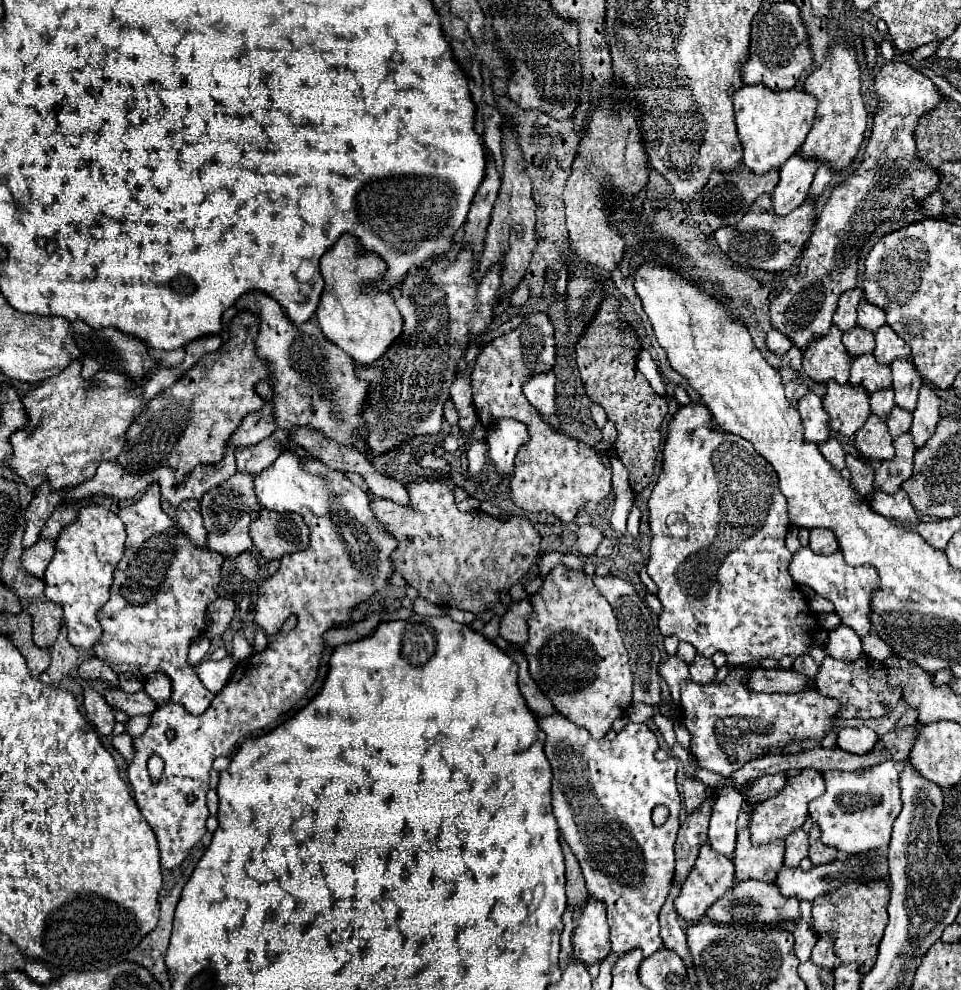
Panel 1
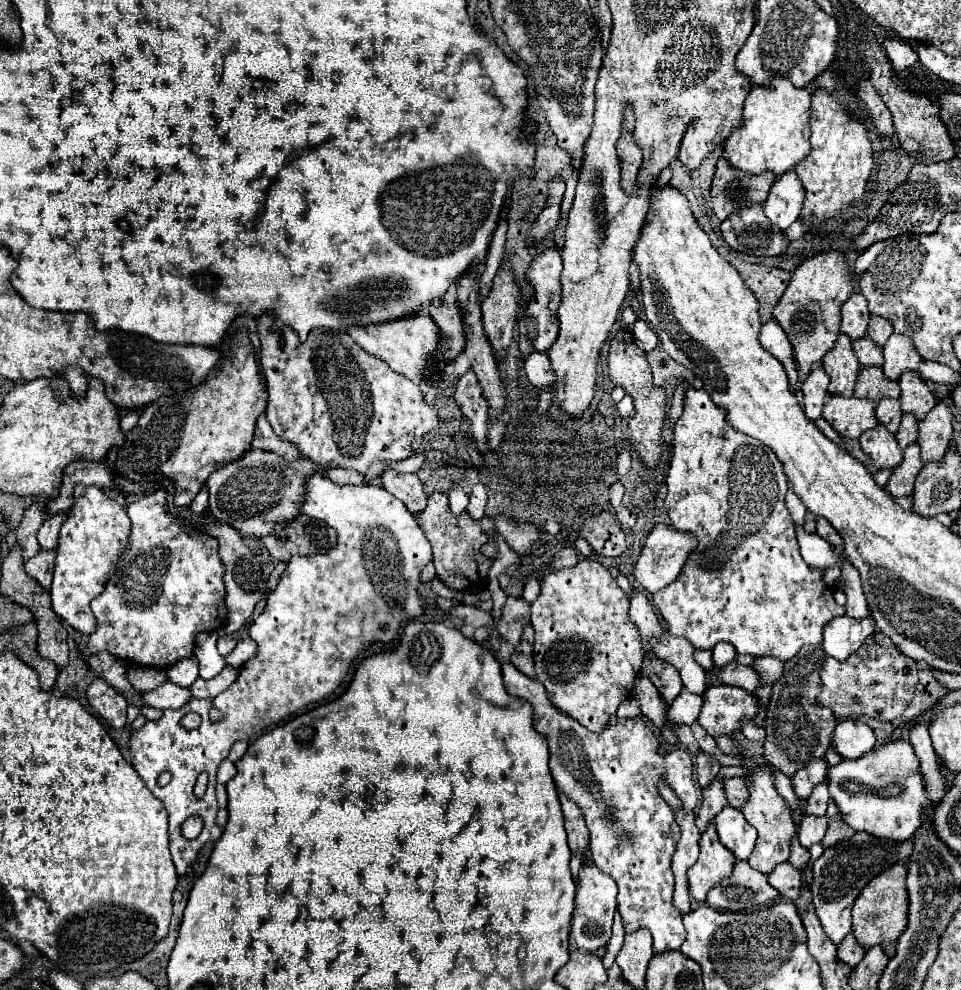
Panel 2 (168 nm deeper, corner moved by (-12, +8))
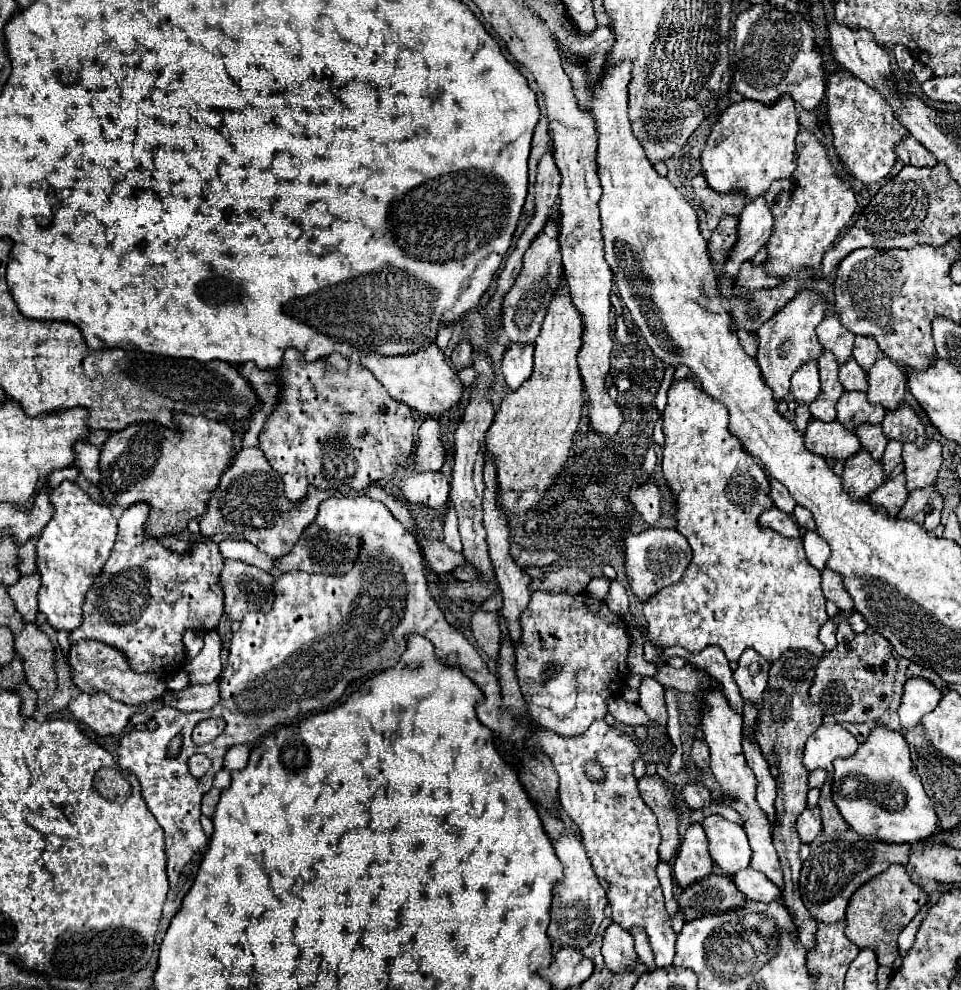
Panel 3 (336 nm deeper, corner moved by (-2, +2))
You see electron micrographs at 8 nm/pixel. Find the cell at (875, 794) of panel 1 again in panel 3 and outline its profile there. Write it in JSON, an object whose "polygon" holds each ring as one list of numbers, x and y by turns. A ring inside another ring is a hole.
{"polygon":[[875,725,855,755,837,759,833,765,833,801,849,827,859,835,889,843,921,843,937,831,939,819,933,811,933,803,923,791,901,731]]}

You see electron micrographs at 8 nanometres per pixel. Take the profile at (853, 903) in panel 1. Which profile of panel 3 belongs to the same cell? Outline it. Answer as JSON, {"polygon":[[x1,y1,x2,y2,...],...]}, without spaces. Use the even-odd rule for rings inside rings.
{"polygon":[[889,865,887,871,875,875,867,883,863,883,853,895,847,907,847,927,845,935,859,947,859,949,873,949,877,955,879,965,893,967,893,961,899,957,897,935,903,927,907,927,913,917,921,911,923,905,929,903,927,893,911,881,907,875,905,865]]}

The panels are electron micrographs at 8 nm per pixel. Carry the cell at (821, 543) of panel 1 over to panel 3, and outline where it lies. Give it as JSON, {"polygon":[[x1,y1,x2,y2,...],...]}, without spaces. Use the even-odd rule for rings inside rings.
{"polygon":[[795,505,793,517,799,523,799,527,803,527,805,531,815,531,815,521,813,521,813,515,809,513,809,509,805,509,801,505]]}

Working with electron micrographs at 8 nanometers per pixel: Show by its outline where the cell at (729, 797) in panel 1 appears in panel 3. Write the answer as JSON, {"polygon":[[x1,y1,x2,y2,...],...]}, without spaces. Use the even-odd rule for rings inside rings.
{"polygon":[[709,815,703,819,703,829,709,839,709,851,713,863,725,873,733,875,751,863,751,847,745,829,737,823,723,819,721,815]]}

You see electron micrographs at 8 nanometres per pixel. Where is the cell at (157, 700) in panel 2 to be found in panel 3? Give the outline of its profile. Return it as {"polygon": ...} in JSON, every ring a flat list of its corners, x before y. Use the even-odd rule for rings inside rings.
{"polygon":[[219,683,189,685,183,691,167,691,163,705,177,707,181,711,207,711,219,703]]}

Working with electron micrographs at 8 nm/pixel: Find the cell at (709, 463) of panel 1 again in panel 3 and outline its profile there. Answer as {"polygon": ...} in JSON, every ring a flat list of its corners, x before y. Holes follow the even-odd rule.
{"polygon":[[677,379,667,391,663,433,663,473,677,499,677,531,689,541,693,559,677,583,645,601,649,643,657,647,681,645,691,653,701,653,705,647,717,645,729,661,737,661,749,647,767,661,779,659,787,649,805,649,821,657,825,645,817,635,829,619,825,613,827,599,821,591,821,573,805,559,803,539,789,539,757,525,757,517,773,505,769,499,769,481,759,461,745,453,741,443,733,439,725,407,709,399,693,381]]}

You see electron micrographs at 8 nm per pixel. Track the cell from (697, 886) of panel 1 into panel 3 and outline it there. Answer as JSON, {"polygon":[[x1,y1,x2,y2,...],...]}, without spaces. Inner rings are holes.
{"polygon":[[693,823,679,847,679,853,673,863,673,875,679,887,689,887,695,881,701,881,713,871,713,859,709,855,709,841,699,823]]}

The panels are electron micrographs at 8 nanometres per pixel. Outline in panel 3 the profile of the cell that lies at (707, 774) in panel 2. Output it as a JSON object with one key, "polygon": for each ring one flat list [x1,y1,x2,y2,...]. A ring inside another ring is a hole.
{"polygon":[[693,737,693,751,691,751,691,759,695,761,699,771,707,771,709,769,709,747,705,741]]}

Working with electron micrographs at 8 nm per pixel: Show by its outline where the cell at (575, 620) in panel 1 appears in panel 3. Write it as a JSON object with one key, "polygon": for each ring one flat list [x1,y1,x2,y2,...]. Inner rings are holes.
{"polygon":[[535,591,527,609,521,613,521,639,515,645,515,669,523,699,527,701,529,715,535,725,555,731,561,737,583,735,589,725,607,715,605,699,613,693,613,677,627,675,627,651,631,639,627,635,627,625,623,617,615,615,603,601,589,597,587,593,579,595,555,595]]}

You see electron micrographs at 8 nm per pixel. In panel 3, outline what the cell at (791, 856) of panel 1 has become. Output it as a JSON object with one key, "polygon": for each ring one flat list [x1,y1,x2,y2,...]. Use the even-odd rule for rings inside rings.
{"polygon":[[819,807,813,809,805,809,799,819,797,819,797,831,803,843,813,841,819,833,821,833,821,815,819,815]]}

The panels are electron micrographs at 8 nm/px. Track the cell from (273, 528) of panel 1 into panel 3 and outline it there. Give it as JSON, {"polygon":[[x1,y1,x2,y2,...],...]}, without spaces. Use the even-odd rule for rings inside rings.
{"polygon":[[311,523,299,541,295,543,293,551,285,557,277,559,275,567,279,573,291,573,291,571,305,571,305,573,323,573,323,575,341,575,347,573,349,567,357,561,357,551,361,549,361,539,349,537,349,535,333,535,329,531,319,529,315,523]]}

